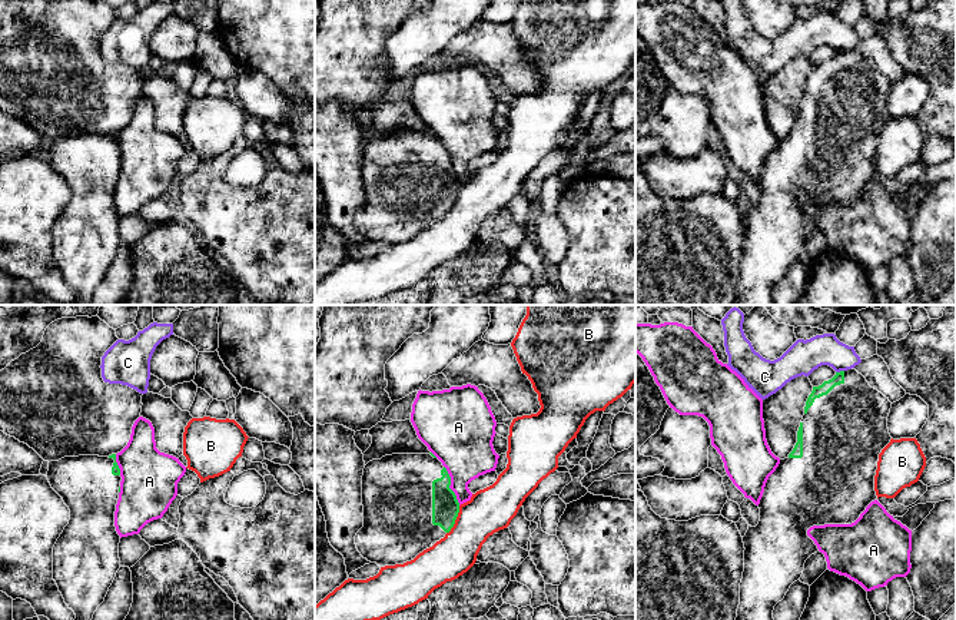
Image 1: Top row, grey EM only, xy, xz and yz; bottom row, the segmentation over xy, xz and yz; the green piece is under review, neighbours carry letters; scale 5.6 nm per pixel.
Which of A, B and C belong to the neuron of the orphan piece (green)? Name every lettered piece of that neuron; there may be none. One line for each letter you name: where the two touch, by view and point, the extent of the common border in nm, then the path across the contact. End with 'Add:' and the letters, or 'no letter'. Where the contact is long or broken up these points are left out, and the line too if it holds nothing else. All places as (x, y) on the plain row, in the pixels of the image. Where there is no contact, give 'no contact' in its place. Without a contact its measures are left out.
Add: no letter

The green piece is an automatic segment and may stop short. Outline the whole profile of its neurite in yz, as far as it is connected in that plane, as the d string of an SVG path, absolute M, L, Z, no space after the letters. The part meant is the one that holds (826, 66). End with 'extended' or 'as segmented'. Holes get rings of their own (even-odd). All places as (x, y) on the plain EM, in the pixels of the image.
M847 49L836 52L836 54L824 60L819 66L813 66L811 73L809 74L804 86L804 95L800 102L799 110L797 110L797 122L793 127L793 130L789 133L787 137L780 139L779 146L776 150L769 156L763 176L760 179L759 188L760 188L760 200L756 206L748 205L748 209L746 215L743 216L744 222L744 251L743 258L740 262L740 284L737 288L737 296L734 305L777 305L773 298L773 289L774 285L781 281L789 271L790 265L800 259L804 242L806 239L819 231L814 221L807 215L807 209L813 205L824 205L824 203L852 203L854 202L860 193L866 189L866 186L877 179L876 170L874 170L874 155L877 149L877 140L879 133L882 129L890 122L892 116L889 113L887 107L887 96L892 87L892 82L889 77L886 77L882 72L872 67L866 57L859 53L856 49Z; extended

